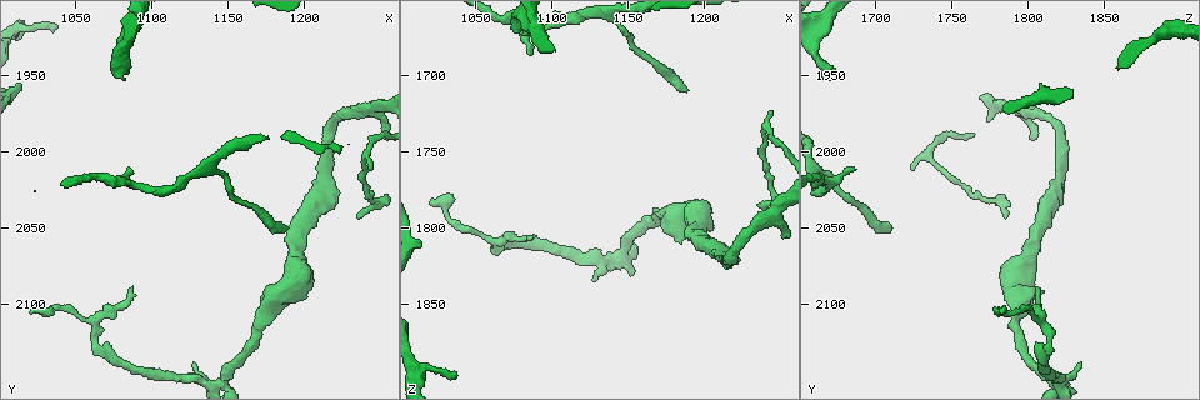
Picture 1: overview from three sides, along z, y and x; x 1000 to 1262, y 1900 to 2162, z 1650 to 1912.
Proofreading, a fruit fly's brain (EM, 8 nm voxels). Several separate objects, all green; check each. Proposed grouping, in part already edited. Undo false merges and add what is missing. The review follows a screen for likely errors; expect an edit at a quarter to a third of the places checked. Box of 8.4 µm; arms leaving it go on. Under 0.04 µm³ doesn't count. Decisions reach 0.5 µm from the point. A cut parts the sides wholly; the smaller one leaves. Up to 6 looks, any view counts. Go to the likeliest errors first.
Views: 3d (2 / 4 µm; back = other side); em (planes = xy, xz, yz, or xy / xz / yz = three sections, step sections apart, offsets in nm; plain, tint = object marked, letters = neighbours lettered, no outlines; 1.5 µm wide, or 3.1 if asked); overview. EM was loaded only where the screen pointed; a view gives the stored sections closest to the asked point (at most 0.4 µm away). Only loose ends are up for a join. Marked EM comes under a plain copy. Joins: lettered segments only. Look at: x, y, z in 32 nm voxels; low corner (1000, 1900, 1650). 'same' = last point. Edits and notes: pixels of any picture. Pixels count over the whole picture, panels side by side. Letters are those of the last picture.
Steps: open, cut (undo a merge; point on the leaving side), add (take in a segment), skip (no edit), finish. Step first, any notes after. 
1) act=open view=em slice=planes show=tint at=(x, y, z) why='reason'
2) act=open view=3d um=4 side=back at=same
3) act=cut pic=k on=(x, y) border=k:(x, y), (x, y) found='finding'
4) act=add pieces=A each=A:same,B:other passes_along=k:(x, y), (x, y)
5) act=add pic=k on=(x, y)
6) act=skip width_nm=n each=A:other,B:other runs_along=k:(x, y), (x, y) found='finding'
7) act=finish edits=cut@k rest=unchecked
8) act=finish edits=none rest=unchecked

act=open view=em slice=yz step=8 show=tint at=(1082, 1950, 1670) why='branch stops here'

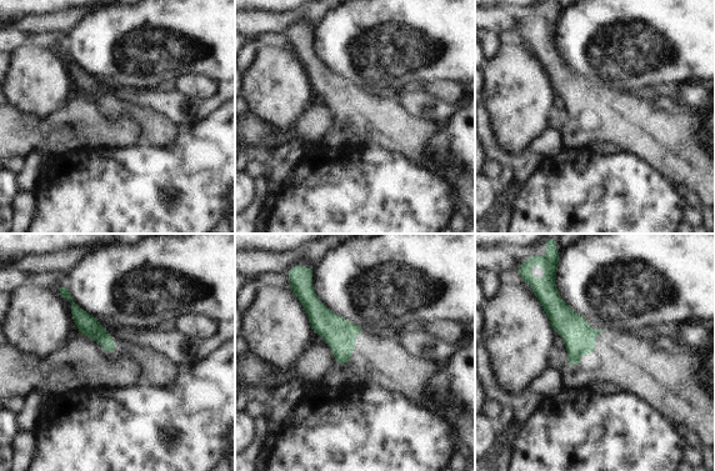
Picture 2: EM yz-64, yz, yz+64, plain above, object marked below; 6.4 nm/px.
act=open view=em slice=planes show=letters at=same why='another direction'

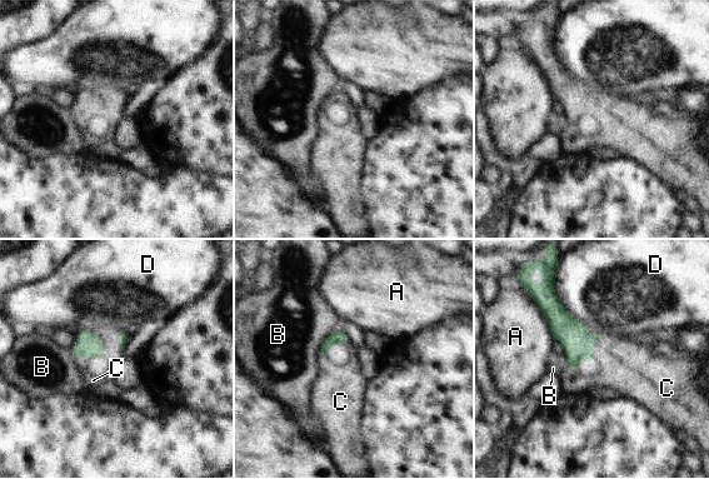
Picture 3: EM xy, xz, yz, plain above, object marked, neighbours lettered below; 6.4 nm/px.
act=add pieces=C each=A:other,B:other,C:same,D:other found='the neuron continues'

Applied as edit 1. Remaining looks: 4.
act=open view=overview why='redraw'

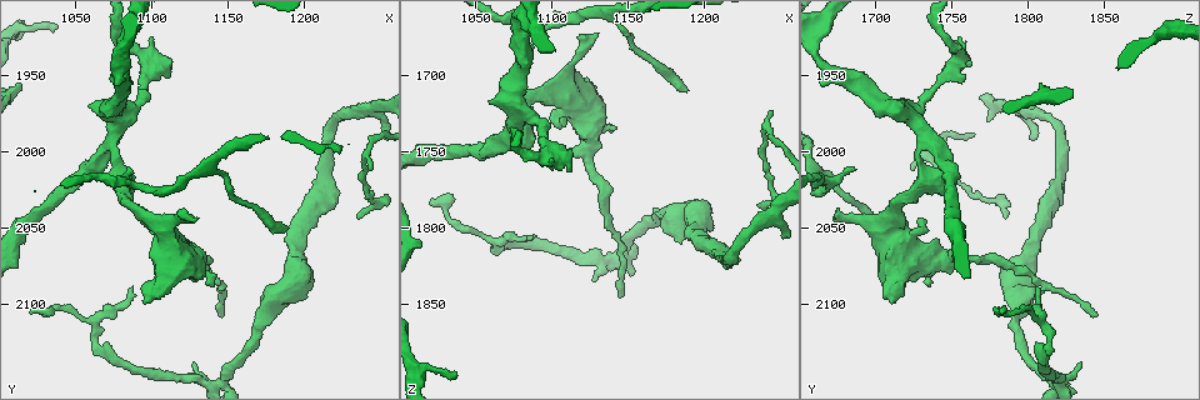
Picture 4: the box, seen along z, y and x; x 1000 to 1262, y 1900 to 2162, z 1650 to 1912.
act=open view=em slice=planes show=letters at=(1188, 2048, 1712) why='branch stops here'

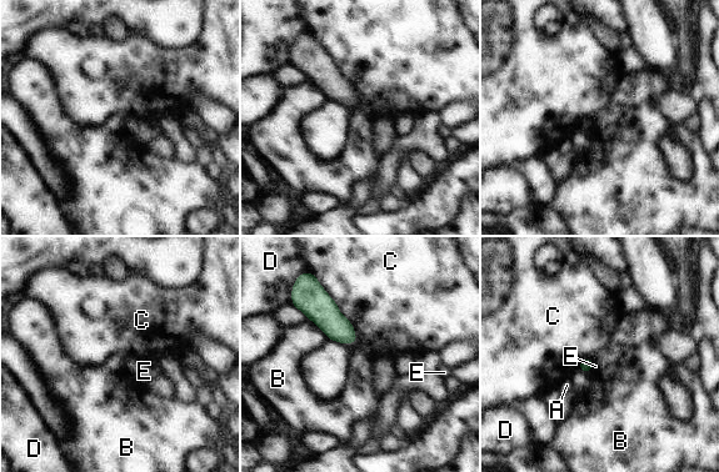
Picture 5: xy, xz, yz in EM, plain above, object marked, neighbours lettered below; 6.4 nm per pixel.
act=skip each=A:other,B:other,C:other,D:other,E:other border=5:(308, 317), (328, 337) found='no lettered segment goes on from it'

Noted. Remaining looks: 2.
act=open view=em slice=planes show=letters at=(1088, 2086, 1806) why='free end'

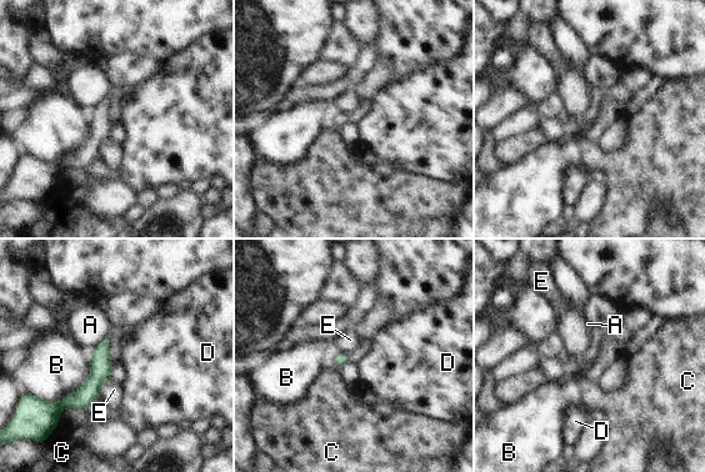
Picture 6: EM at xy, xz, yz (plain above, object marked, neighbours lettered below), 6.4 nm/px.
act=skip each=A:other,B:other,C:other,D:other,E:other border=6:(108, 335), (96, 346) found='none of them fits'

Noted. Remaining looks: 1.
act=finish edits=add@3 rest=unchecked

